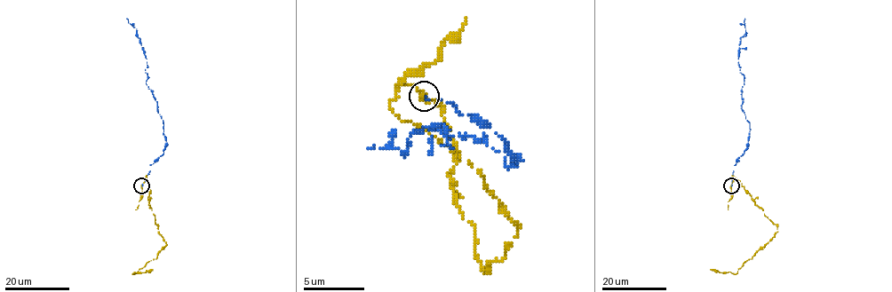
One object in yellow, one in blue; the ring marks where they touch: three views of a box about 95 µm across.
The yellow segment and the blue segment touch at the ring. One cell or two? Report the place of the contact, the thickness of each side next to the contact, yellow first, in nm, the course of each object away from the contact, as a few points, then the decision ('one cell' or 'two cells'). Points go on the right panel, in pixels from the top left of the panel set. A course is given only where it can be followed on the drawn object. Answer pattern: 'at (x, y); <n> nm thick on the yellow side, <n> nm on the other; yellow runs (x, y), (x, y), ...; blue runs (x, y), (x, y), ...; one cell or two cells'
at (731, 185); 260 nm thick on the yellow side, 170 nm on the other; yellow runs (731, 186), (734, 178), (739, 180), (755, 204), (776, 224), (777, 232), (744, 261), (737, 273), (710, 269); blue runs (731, 186), (736, 161), (747, 147), (750, 134), (742, 108), (744, 75), (738, 59), (744, 19); two cells

